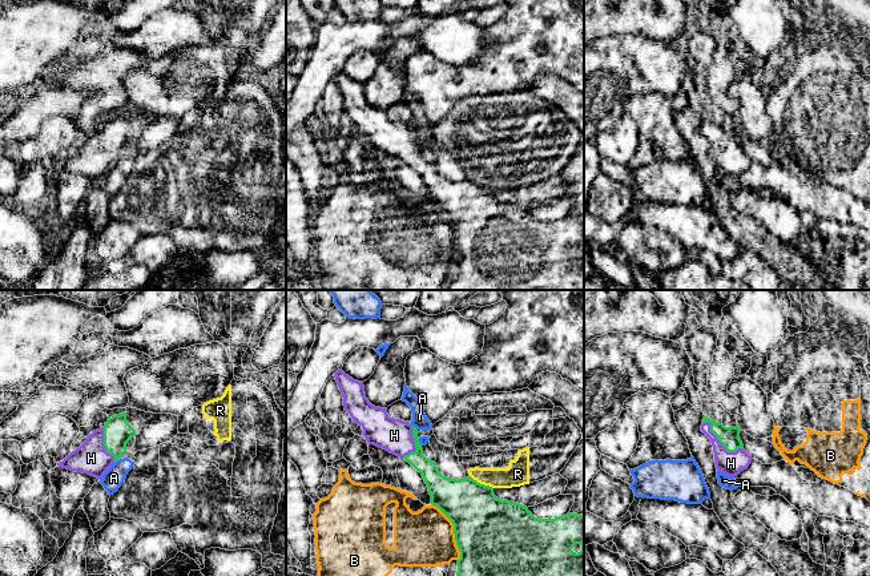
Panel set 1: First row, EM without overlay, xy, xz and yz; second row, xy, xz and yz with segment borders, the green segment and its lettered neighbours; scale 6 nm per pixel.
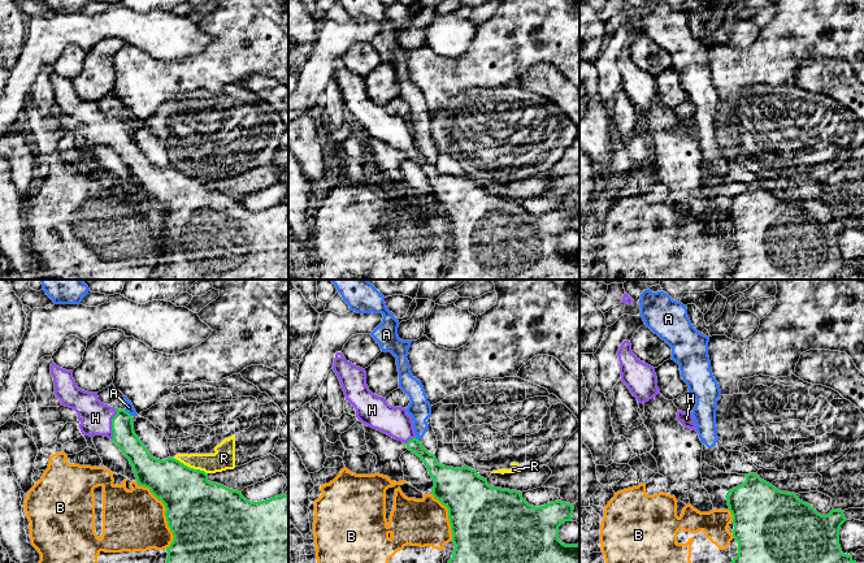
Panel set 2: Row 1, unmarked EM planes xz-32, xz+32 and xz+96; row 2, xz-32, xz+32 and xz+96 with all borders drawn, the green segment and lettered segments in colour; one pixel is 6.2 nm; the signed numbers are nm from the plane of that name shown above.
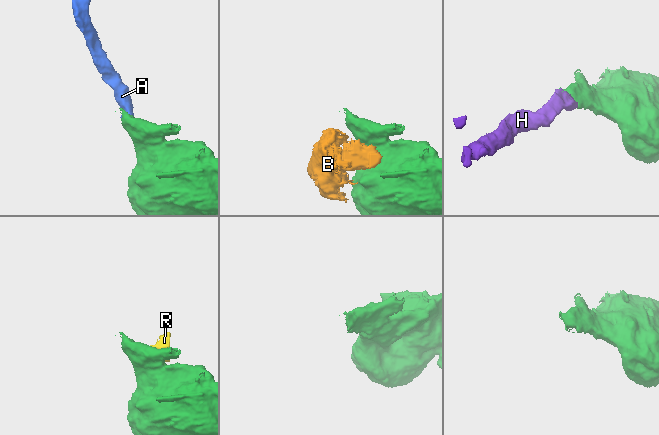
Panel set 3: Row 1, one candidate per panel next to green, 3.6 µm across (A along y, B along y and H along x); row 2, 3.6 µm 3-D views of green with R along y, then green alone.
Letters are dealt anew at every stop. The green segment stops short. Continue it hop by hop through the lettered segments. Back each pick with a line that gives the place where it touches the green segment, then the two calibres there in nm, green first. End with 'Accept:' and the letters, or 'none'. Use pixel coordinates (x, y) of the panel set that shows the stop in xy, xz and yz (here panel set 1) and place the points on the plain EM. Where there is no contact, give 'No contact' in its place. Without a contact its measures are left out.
H: Touches green at yz (719, 143). Thickness 130 nm (green) against 140 nm
Accept: H

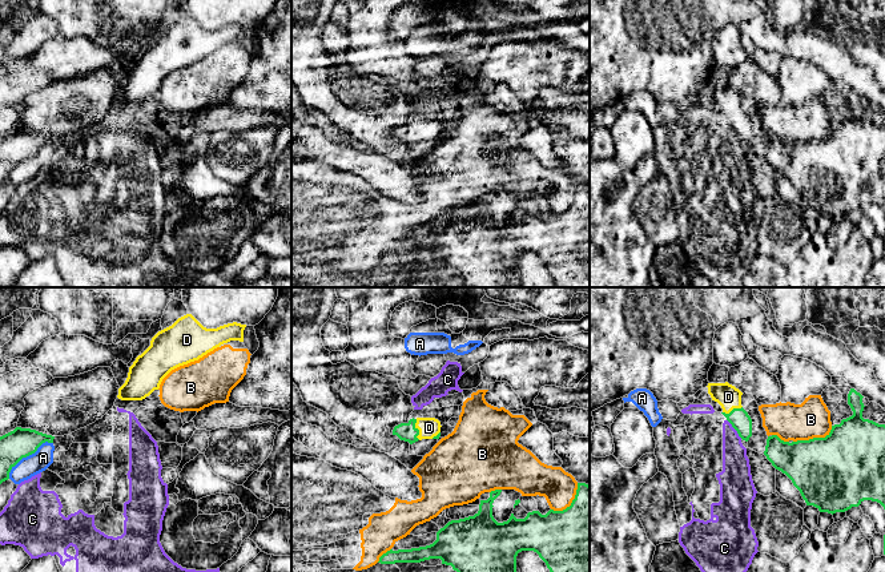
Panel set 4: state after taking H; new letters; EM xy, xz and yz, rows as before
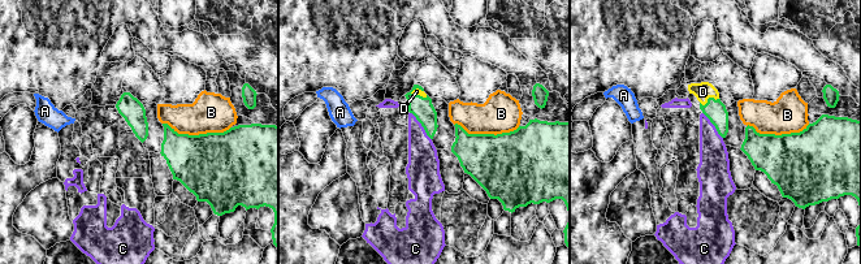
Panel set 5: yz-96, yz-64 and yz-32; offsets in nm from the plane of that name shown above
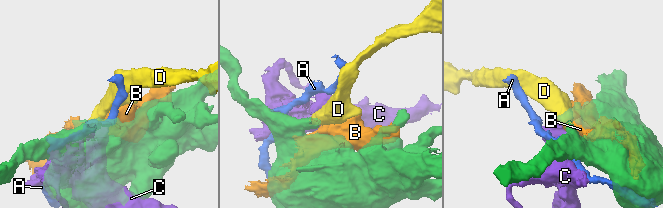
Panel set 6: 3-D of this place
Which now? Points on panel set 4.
D: Touches green at xz (418, 132). Thickness 110 nm (green) against 130 nm
Accept: D

